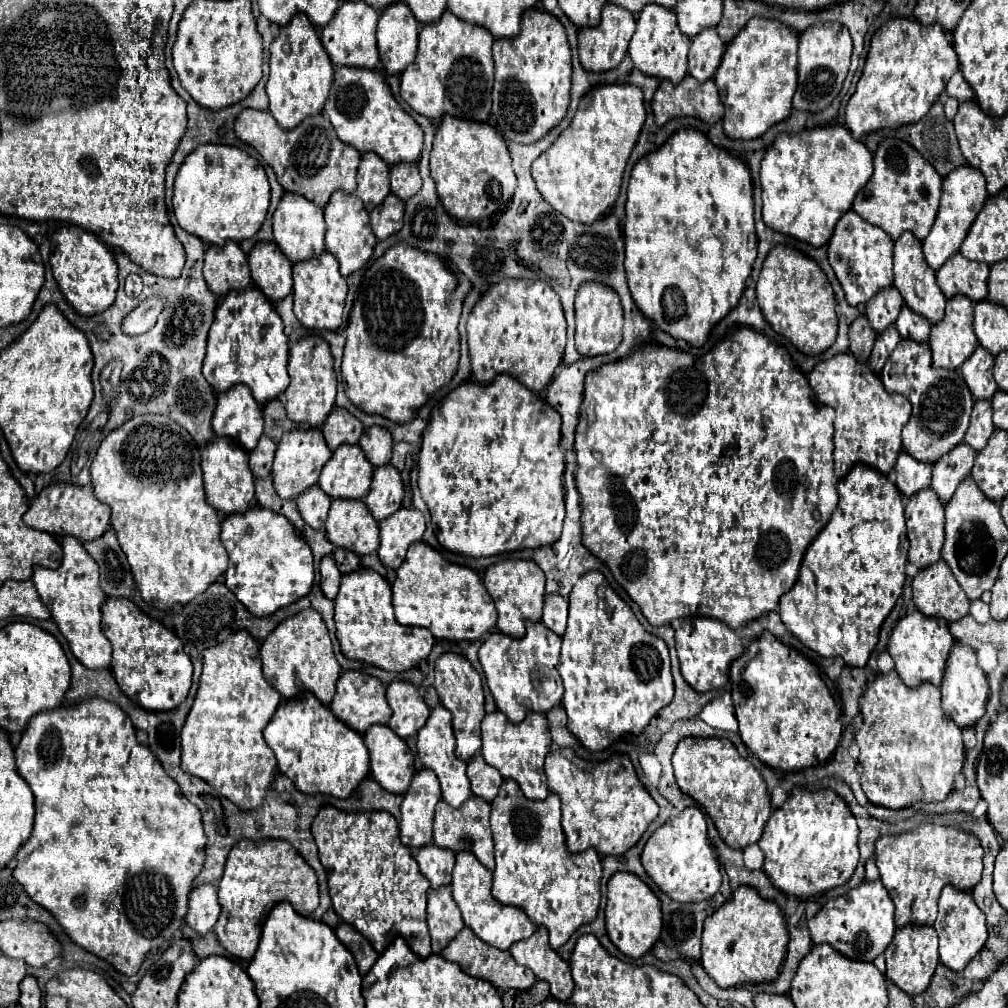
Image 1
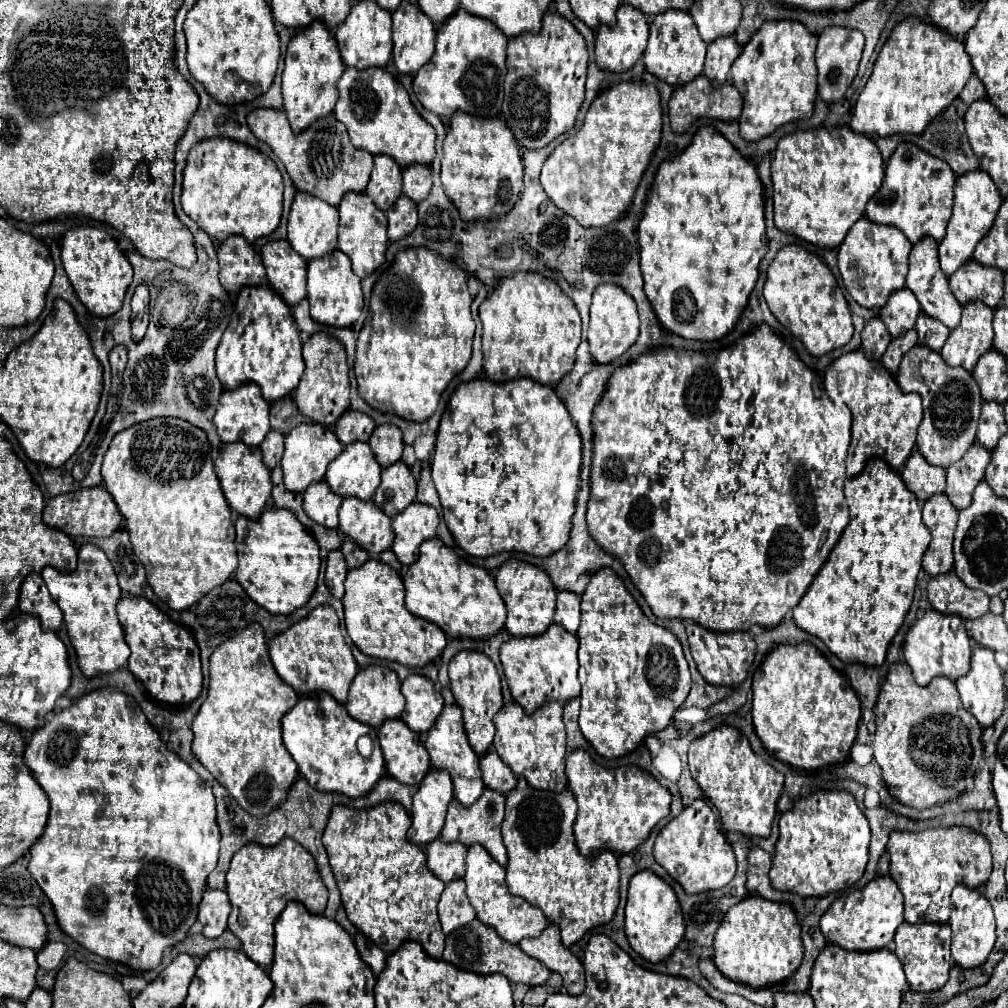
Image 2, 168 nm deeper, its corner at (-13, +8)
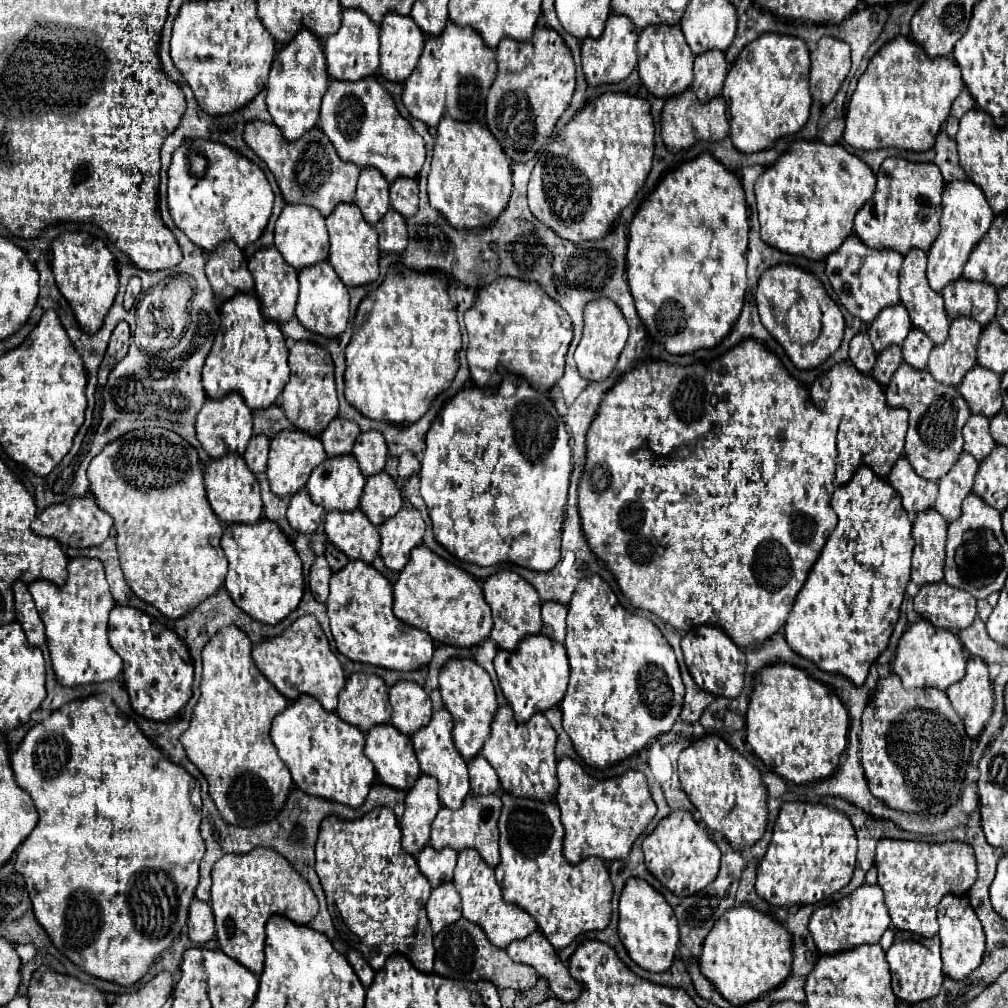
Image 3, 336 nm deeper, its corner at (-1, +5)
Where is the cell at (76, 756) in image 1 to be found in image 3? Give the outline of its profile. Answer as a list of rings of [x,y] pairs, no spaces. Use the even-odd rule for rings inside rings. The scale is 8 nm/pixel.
[[[96,693],[86,699],[74,699],[64,707],[60,707],[58,711],[54,711],[42,723],[34,725],[22,739],[20,747],[12,753],[12,769],[14,769],[16,783],[34,799],[40,815],[40,821],[34,827],[34,831],[18,847],[16,863],[14,863],[16,871],[26,881],[26,889],[30,893],[38,923],[46,929],[52,943],[86,973],[106,981],[114,981],[124,987],[140,981],[150,969],[150,965],[160,957],[160,953],[172,945],[172,941],[180,935],[182,927],[188,921],[188,907],[190,901],[194,899],[194,891],[198,885],[198,865],[204,857],[204,841],[200,837],[202,811],[198,799],[198,789],[200,789],[198,783],[184,767],[172,763],[166,755],[162,755],[162,751],[156,749],[144,737],[144,733],[138,729],[134,719],[126,717],[106,693]]]

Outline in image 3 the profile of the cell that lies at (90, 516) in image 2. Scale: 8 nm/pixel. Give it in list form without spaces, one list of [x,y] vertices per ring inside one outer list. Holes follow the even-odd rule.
[[[86,493],[82,497],[70,497],[62,503],[54,503],[46,507],[32,523],[32,531],[36,535],[52,537],[60,545],[68,545],[68,547],[100,545],[104,539],[108,539],[110,529],[112,529],[112,517],[96,505],[96,499],[92,497],[92,493]]]

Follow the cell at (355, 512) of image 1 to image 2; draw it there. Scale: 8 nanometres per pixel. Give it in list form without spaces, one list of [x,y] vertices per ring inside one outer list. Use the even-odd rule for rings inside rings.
[[[344,498],[338,528],[372,556],[386,552],[394,540],[390,518],[372,500]]]

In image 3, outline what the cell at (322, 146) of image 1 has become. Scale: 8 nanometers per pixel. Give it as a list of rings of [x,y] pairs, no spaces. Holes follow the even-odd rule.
[[[248,121],[244,125],[244,141],[274,173],[286,203],[312,205],[326,217],[340,201],[350,203],[354,199],[360,167],[342,161],[320,127],[306,131],[296,141],[286,141],[274,123]]]

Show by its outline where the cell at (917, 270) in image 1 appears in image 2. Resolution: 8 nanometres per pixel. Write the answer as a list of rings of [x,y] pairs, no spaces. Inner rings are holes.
[[[924,238],[918,244],[912,246],[910,252],[910,270],[906,276],[906,288],[910,288],[914,292],[914,296],[918,298],[922,310],[930,316],[940,320],[944,326],[948,326],[950,330],[954,330],[960,324],[960,314],[962,314],[962,306],[958,304],[958,300],[954,300],[950,286],[948,286],[948,278],[944,276],[944,272],[940,270],[938,264],[938,242],[934,238]]]

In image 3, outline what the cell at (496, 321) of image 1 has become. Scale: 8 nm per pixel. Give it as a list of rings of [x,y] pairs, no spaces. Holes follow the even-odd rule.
[[[498,277],[488,287],[480,289],[476,303],[464,313],[464,323],[468,329],[470,375],[478,387],[496,387],[502,383],[504,373],[514,373],[524,377],[536,391],[546,393],[564,375],[564,357],[572,341],[572,321],[538,283],[526,283],[514,277]]]

